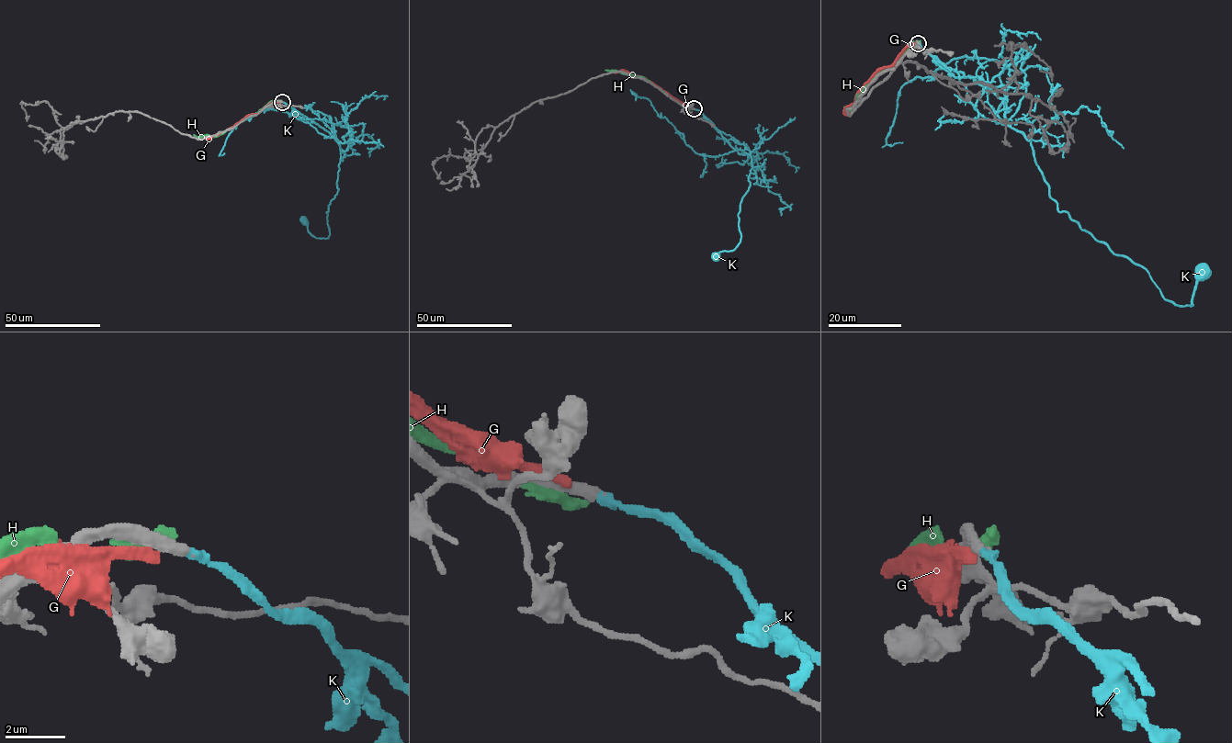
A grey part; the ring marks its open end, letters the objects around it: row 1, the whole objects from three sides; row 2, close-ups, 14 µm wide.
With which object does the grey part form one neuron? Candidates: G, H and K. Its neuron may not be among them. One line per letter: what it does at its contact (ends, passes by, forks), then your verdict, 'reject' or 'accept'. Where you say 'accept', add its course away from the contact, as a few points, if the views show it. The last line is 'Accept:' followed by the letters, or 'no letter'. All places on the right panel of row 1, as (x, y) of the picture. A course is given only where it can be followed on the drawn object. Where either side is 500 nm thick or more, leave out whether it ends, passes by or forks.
G: reject
H: reject
K: it ends | accept | via (918, 44), (1005, 101), (1005, 121), (1031, 142), (1057, 209), (1138, 264), (1166, 299), (1192, 305), (1202, 271)
Accept: K

